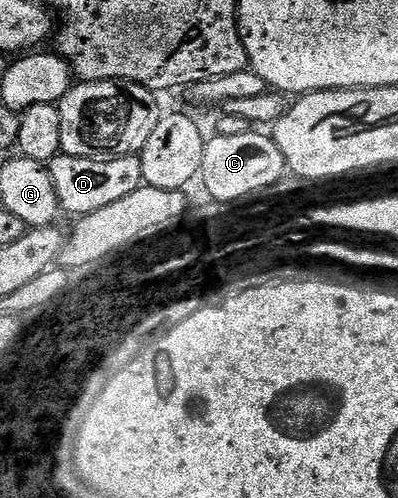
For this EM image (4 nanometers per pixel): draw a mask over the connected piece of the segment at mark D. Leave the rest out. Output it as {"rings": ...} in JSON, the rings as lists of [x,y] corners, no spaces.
{"rings":[[[60,155],[49,162],[53,187],[57,187],[59,208],[64,214],[86,215],[125,199],[125,195],[137,191],[144,185],[141,175],[141,159],[137,155],[129,157],[68,157]]]}

